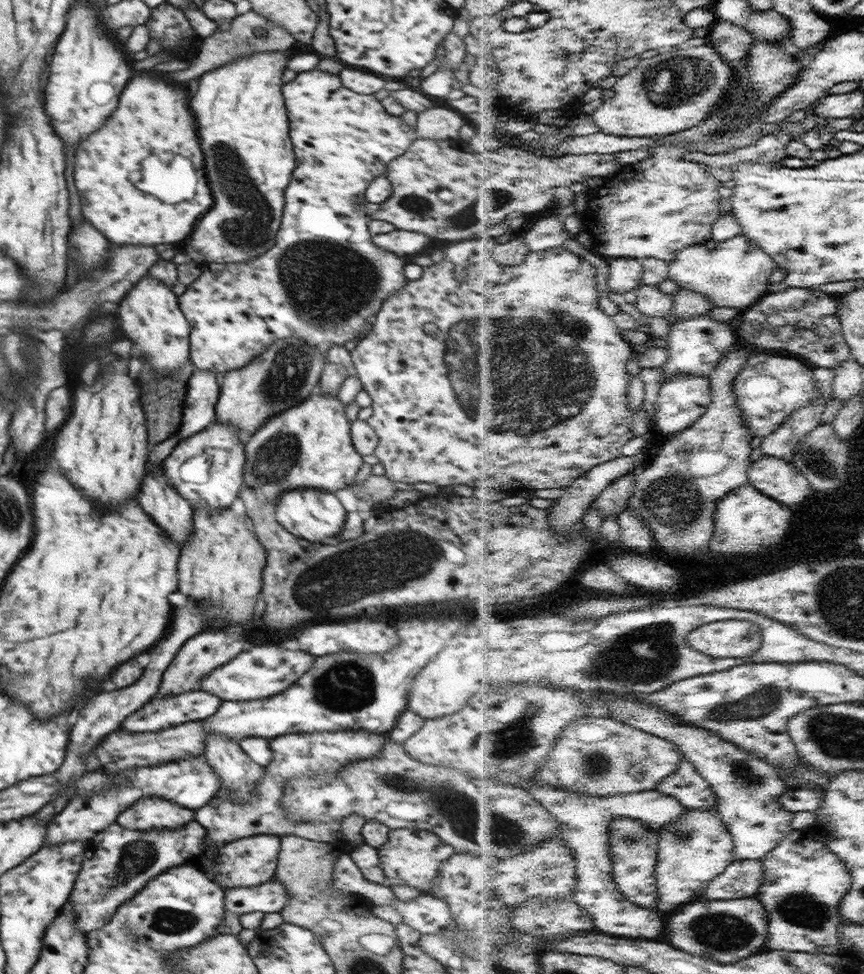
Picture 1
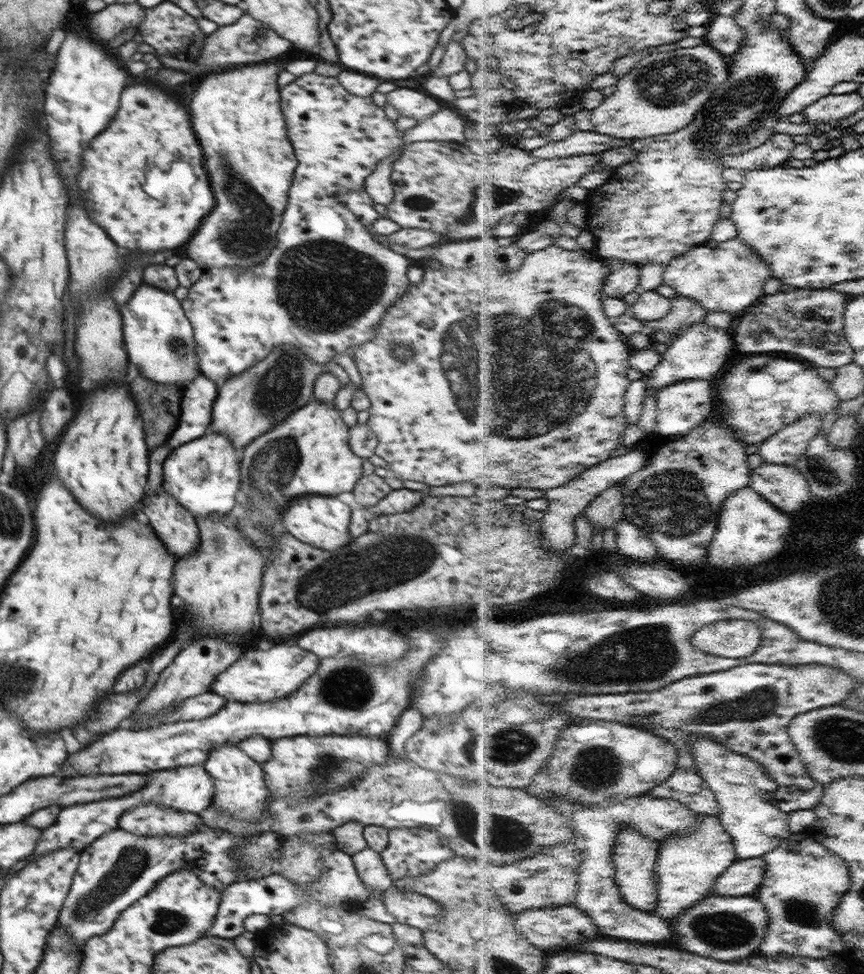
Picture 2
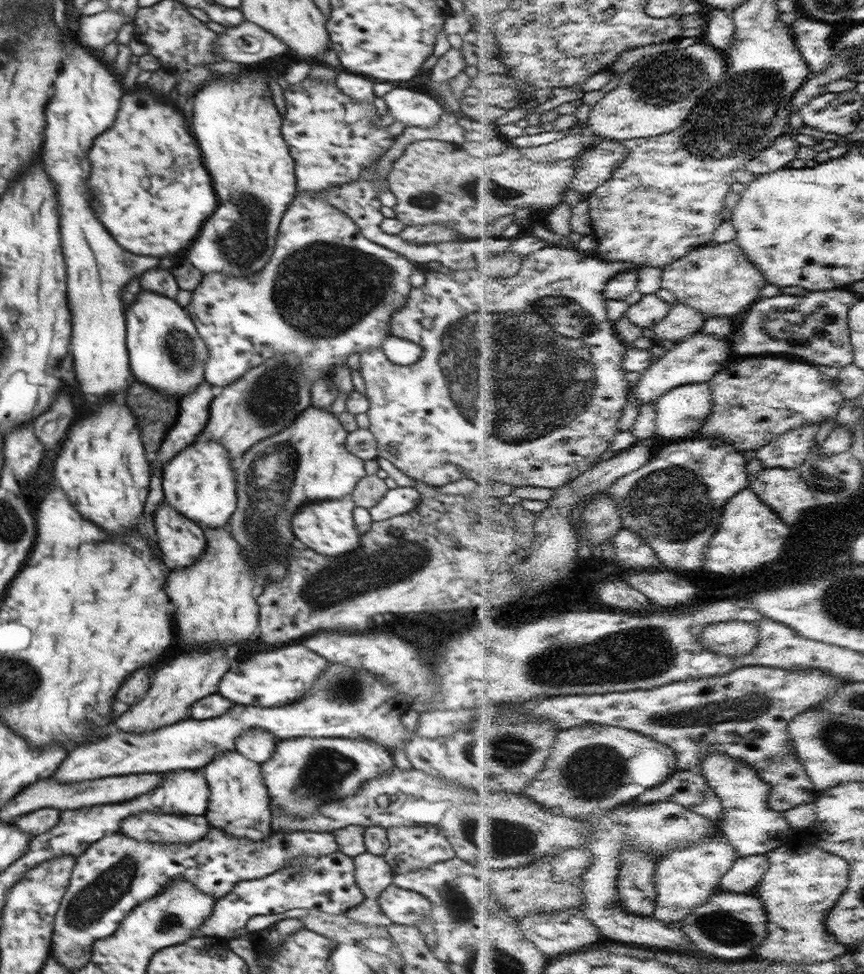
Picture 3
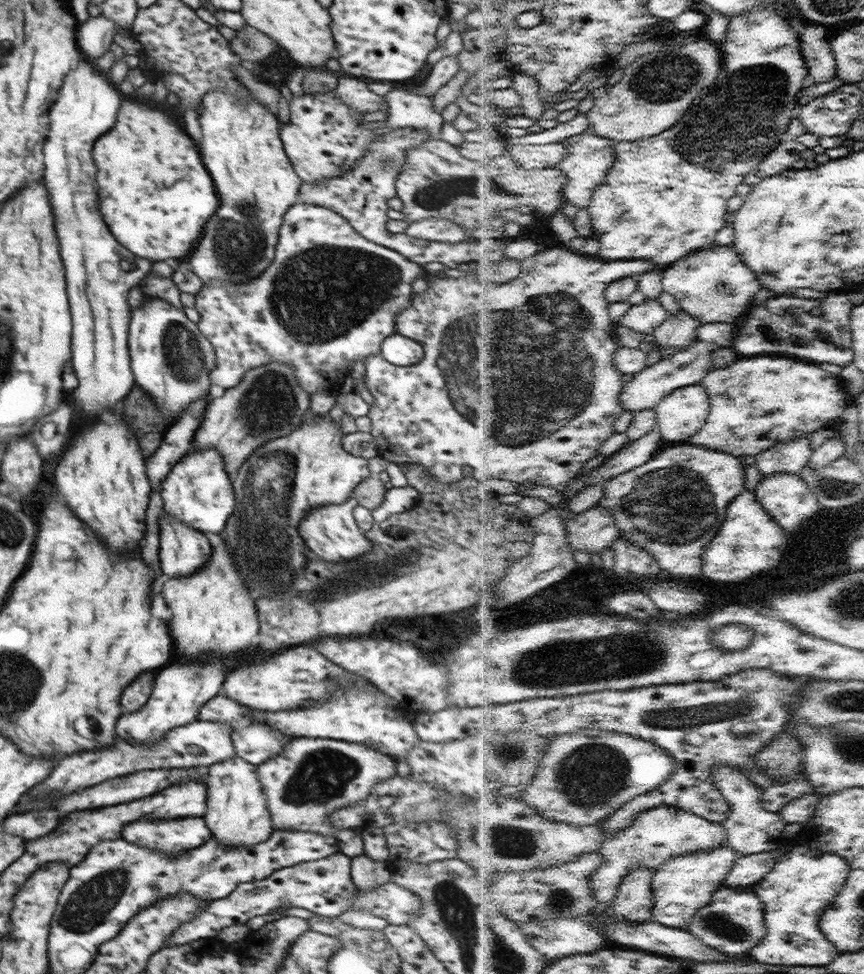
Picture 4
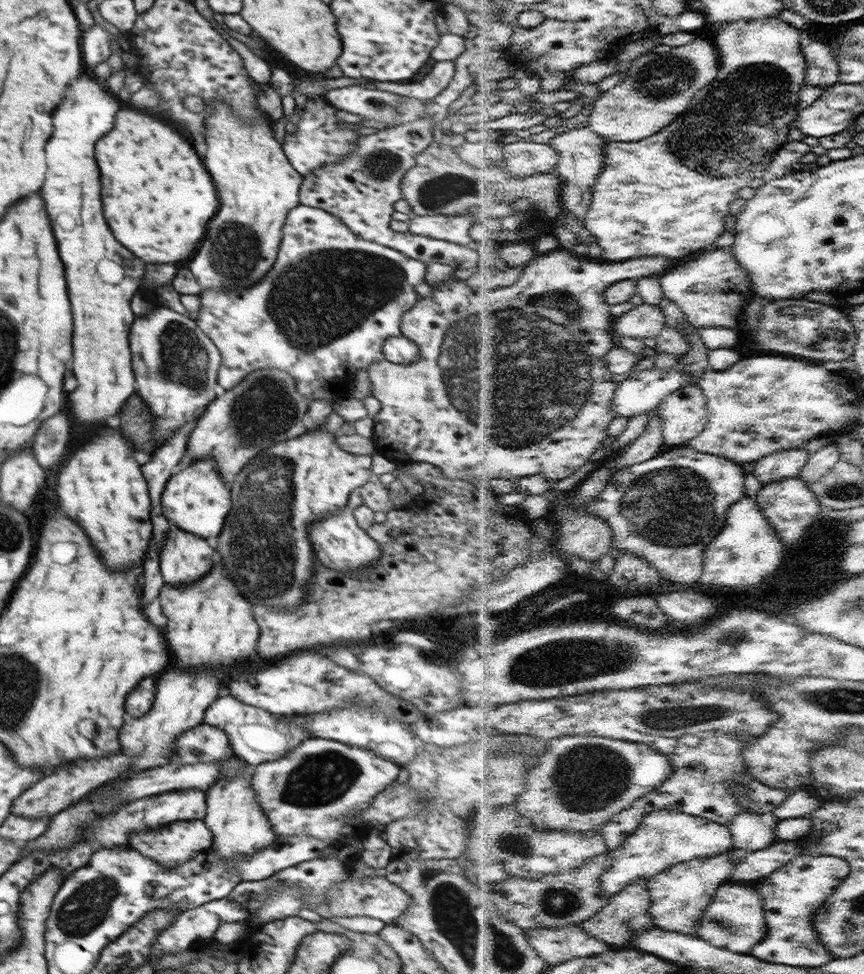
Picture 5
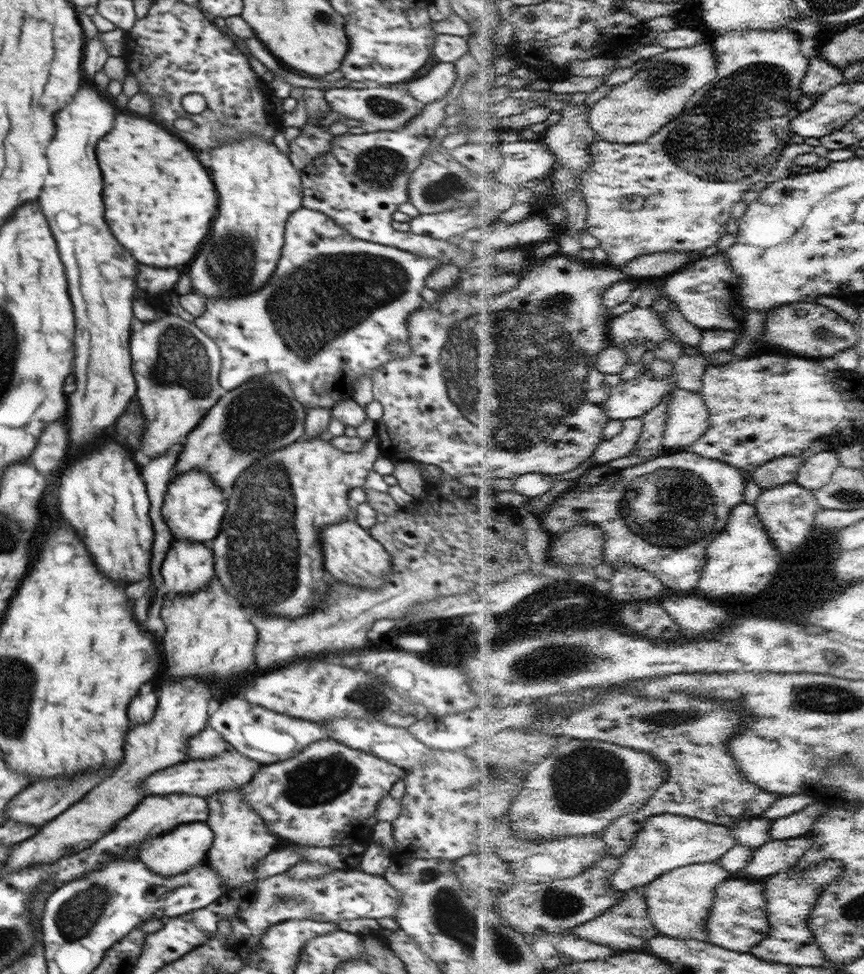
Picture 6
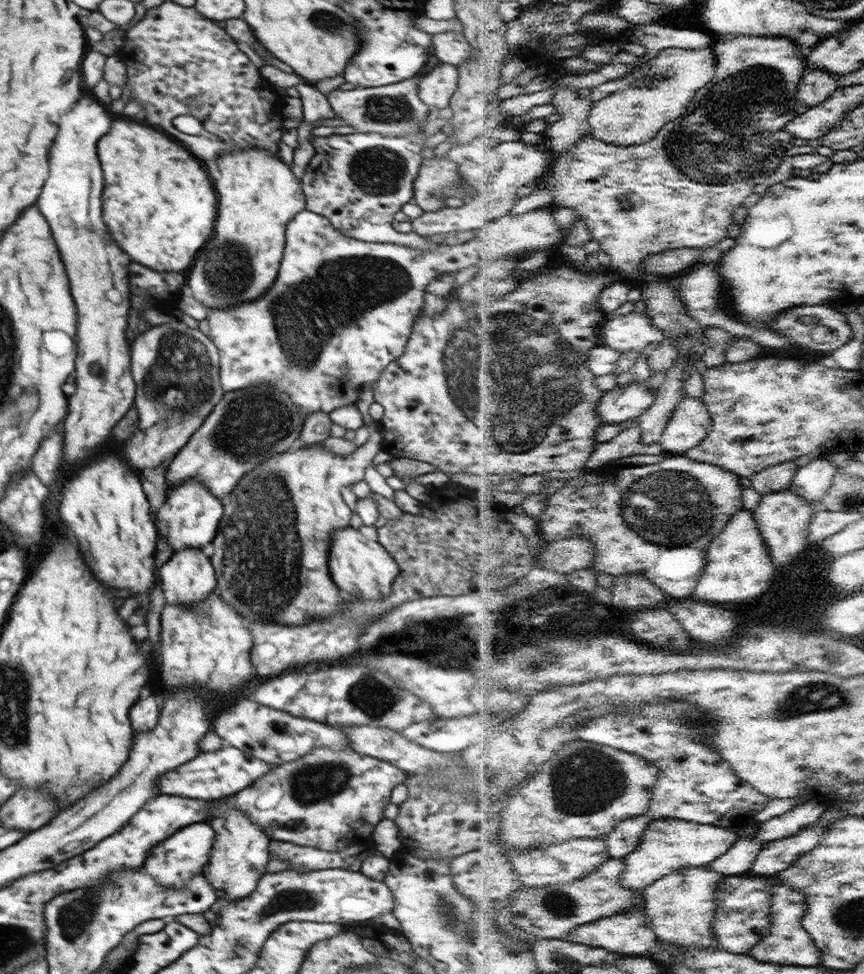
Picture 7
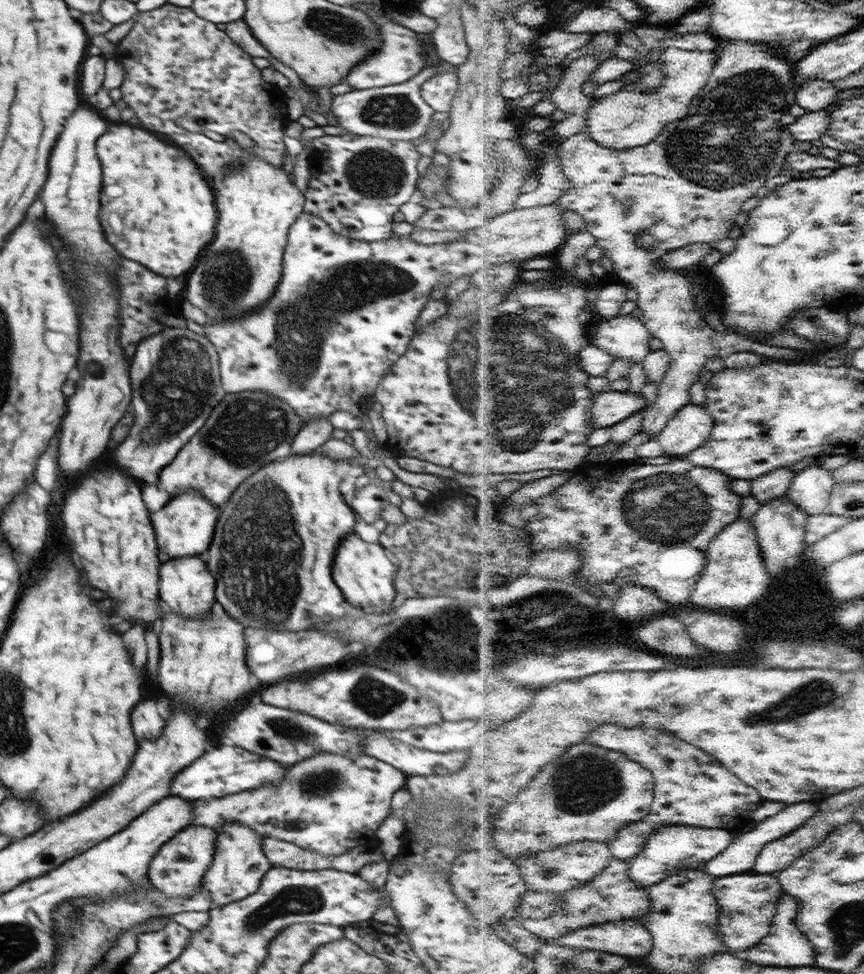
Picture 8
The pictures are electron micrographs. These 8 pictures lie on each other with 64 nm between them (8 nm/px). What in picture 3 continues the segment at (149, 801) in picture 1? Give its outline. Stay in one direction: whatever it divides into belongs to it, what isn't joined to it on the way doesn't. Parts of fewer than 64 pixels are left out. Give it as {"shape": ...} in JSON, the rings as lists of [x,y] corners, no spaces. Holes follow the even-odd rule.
{"shape":[[[142,812],[122,820],[120,832],[142,840],[142,842],[160,842],[160,844],[188,844],[202,840],[210,829],[205,815],[154,814]]]}

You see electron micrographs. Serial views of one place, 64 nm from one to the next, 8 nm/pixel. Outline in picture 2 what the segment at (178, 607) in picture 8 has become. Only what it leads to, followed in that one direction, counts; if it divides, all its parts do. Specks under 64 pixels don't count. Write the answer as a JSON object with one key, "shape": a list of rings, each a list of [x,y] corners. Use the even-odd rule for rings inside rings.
{"shape":[[[163,485],[156,496],[146,496],[142,510],[176,561],[197,550],[201,538],[196,519],[163,489]]]}

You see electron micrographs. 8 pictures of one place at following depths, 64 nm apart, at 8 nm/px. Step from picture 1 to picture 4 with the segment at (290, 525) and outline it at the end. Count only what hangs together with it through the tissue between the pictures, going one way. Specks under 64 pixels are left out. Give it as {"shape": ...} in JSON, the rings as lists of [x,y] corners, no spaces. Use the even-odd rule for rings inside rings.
{"shape":[[[351,496],[342,504],[328,505],[310,511],[302,520],[300,536],[306,542],[306,548],[328,562],[343,562],[343,560],[356,560],[363,554],[370,552],[373,546],[364,531],[357,525],[353,511],[358,507],[358,500]]]}

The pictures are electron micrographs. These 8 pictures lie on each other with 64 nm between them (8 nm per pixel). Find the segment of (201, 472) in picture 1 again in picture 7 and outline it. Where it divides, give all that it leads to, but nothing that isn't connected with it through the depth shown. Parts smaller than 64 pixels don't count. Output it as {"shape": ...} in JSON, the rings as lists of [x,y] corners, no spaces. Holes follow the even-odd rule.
{"shape":[[[189,478],[180,486],[168,490],[162,507],[155,512],[158,534],[172,548],[173,552],[183,548],[204,548],[210,544],[216,533],[221,516],[224,514],[222,500],[216,498],[201,482]]]}

